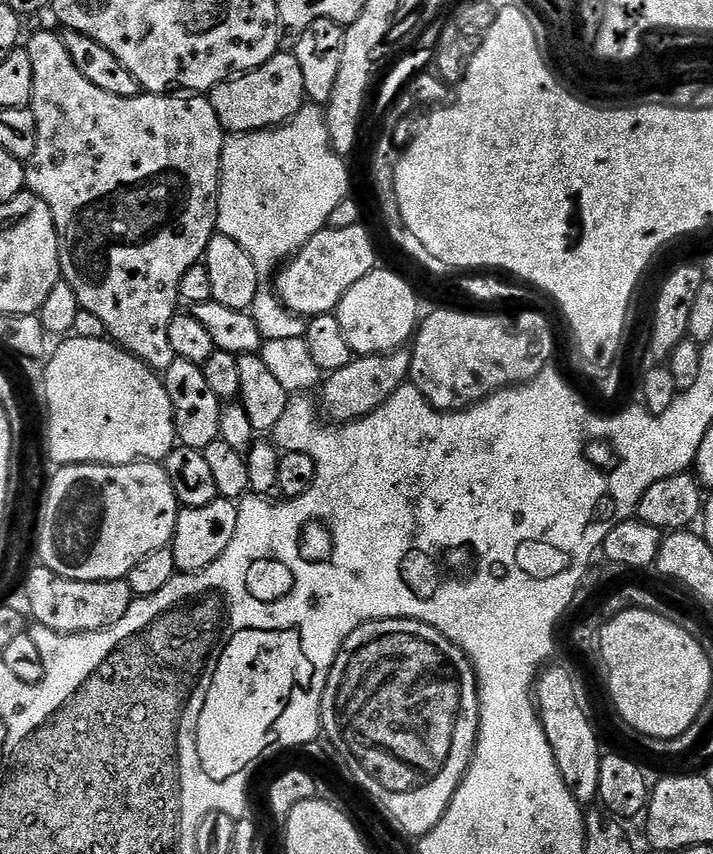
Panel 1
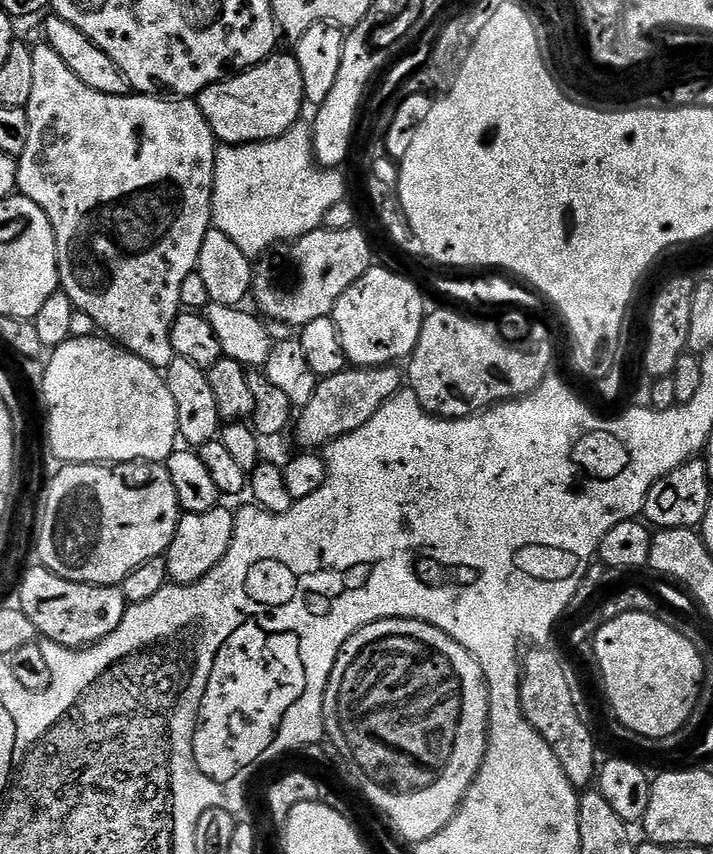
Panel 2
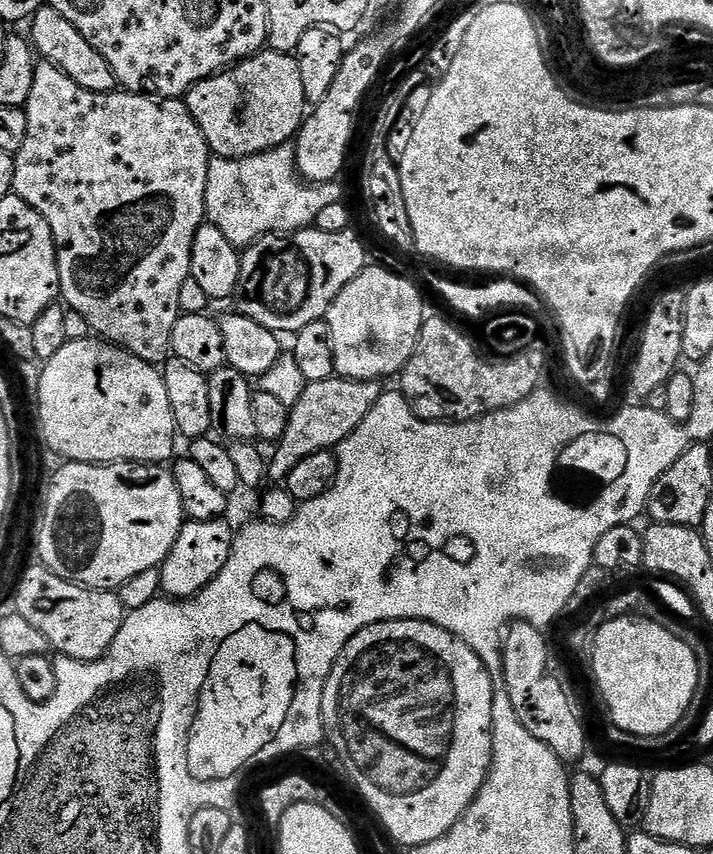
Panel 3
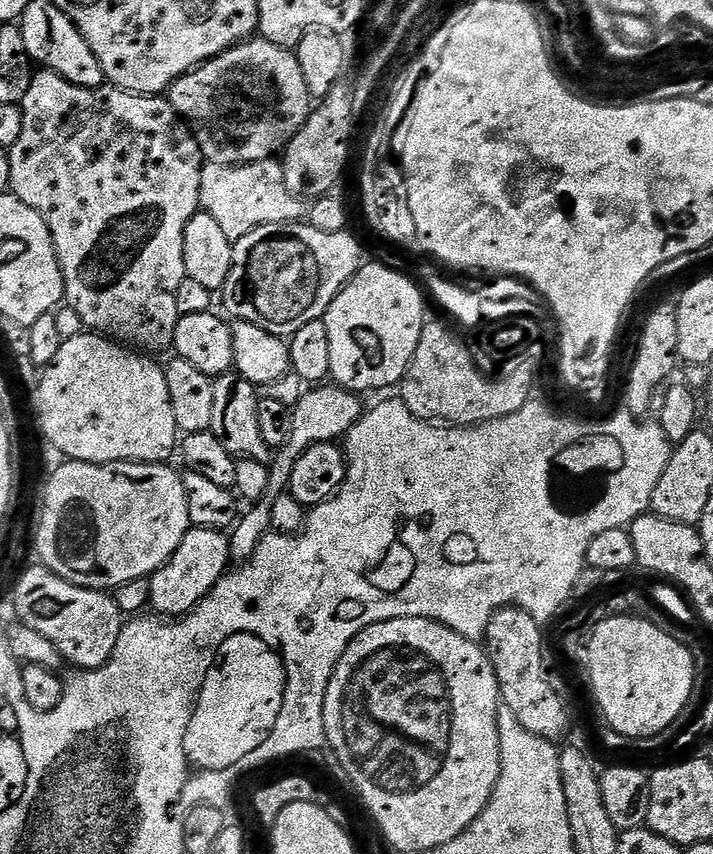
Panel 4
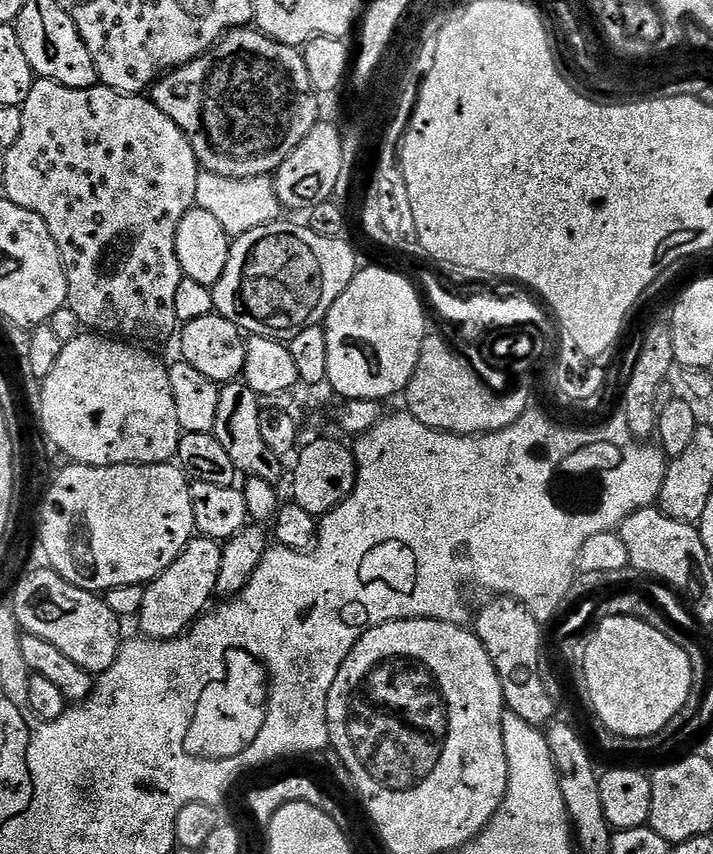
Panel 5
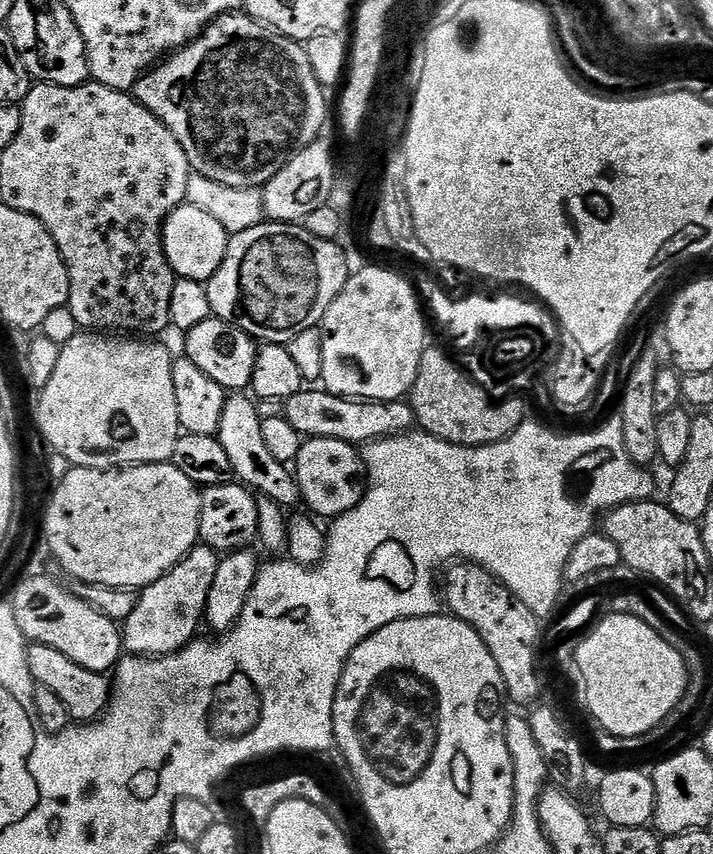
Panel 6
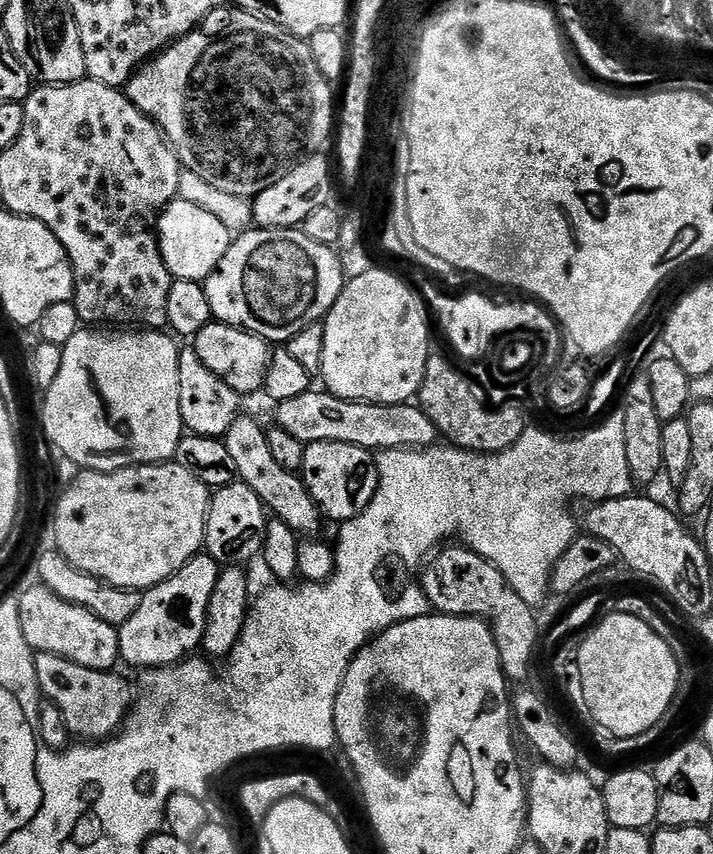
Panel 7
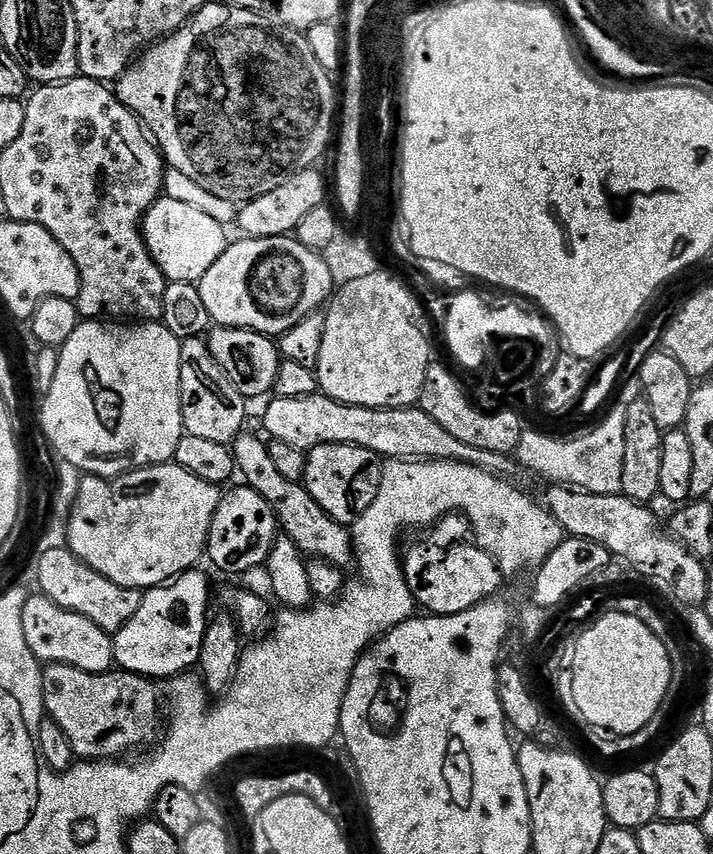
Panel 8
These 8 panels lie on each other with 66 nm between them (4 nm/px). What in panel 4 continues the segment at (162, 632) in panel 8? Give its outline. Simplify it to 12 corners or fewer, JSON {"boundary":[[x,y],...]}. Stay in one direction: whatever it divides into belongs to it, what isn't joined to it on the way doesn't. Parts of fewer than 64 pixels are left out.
{"boundary":[[189,527],[150,577],[150,608],[183,618],[233,563],[230,536]]}

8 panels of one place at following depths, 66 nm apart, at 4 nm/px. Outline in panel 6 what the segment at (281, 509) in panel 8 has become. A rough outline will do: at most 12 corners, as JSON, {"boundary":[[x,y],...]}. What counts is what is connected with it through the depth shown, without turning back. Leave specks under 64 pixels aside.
{"boundary":[[229,395],[218,438],[234,477],[285,510],[295,475],[262,438],[257,401]]}

